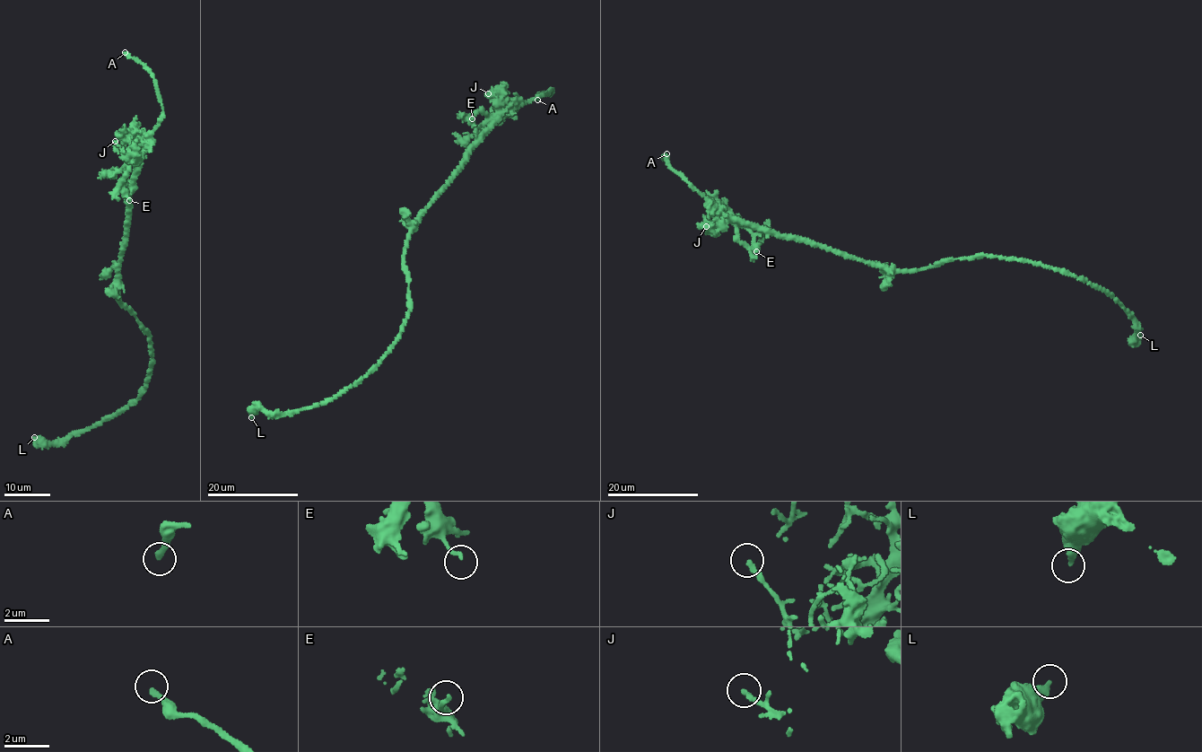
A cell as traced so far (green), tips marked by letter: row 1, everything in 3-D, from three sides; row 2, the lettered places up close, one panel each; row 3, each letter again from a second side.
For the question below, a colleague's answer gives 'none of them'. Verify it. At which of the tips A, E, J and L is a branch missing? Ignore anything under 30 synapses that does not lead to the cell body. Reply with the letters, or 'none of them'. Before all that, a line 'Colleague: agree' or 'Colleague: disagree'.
Colleague: disagree
A

